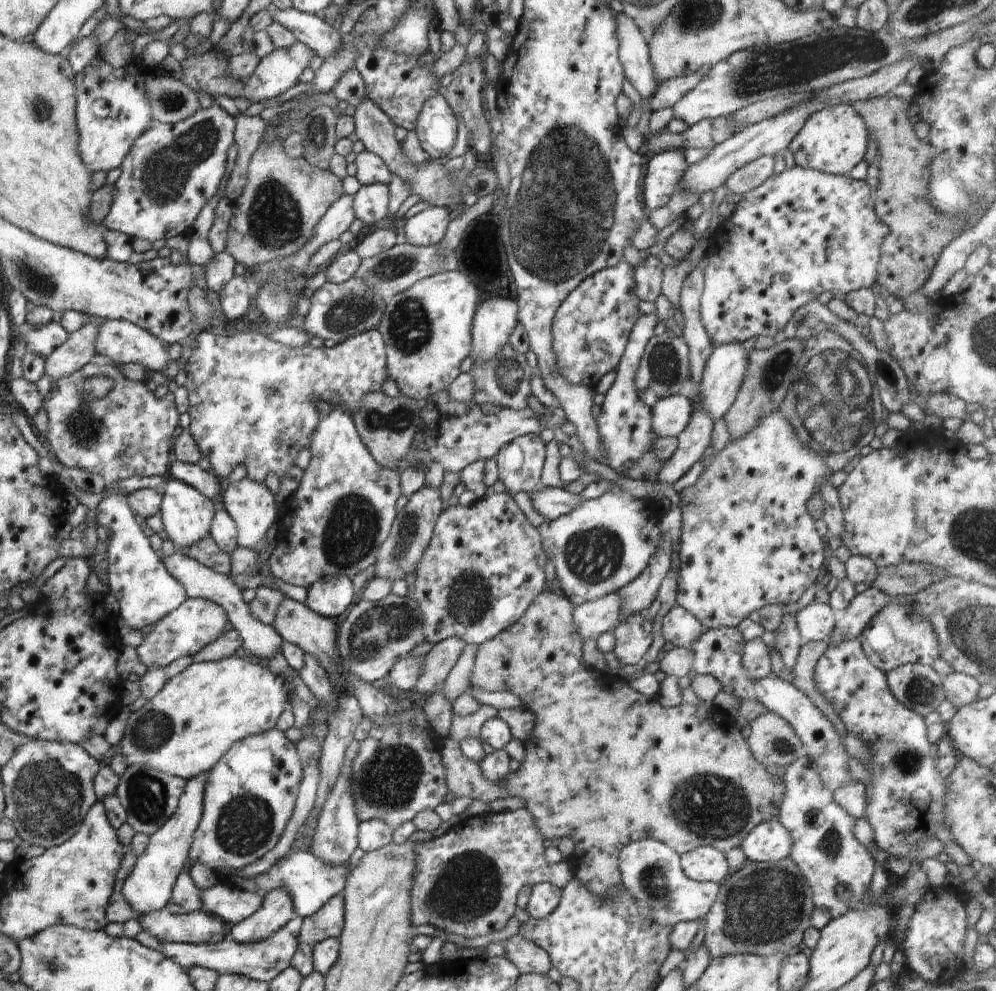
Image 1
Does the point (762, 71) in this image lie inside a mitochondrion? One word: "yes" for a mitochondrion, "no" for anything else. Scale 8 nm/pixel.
yes

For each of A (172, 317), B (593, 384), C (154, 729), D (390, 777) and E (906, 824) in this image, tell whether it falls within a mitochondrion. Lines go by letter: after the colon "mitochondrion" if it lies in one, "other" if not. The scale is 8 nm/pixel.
A: other
B: other
C: mitochondrion
D: mitochondrion
E: other

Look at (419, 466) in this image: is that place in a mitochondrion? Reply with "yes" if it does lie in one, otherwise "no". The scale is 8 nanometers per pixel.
no

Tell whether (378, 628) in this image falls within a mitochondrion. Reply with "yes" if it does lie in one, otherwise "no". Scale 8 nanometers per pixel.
yes

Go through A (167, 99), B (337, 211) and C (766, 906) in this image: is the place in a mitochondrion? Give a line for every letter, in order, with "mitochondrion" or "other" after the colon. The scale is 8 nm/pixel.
A: mitochondrion
B: other
C: mitochondrion

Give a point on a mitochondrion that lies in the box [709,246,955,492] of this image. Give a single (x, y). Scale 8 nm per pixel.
(835, 401)

